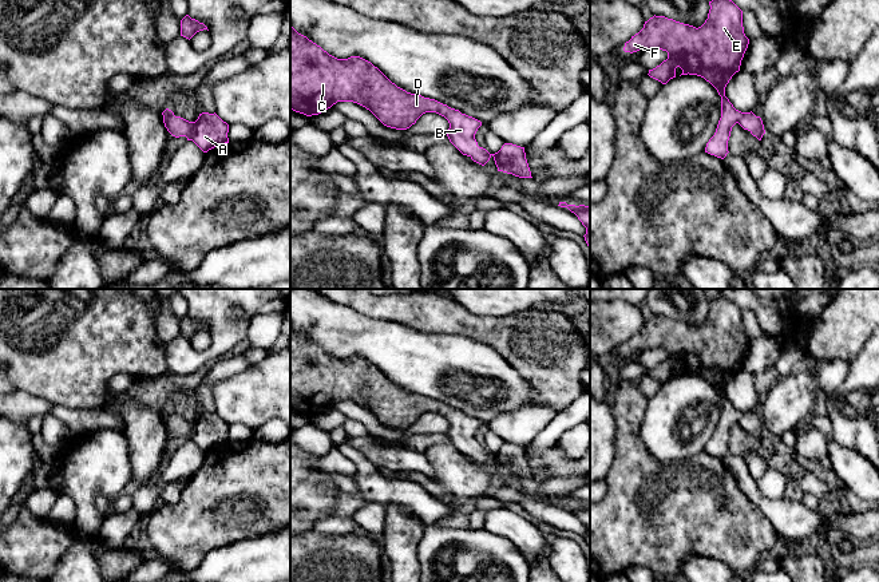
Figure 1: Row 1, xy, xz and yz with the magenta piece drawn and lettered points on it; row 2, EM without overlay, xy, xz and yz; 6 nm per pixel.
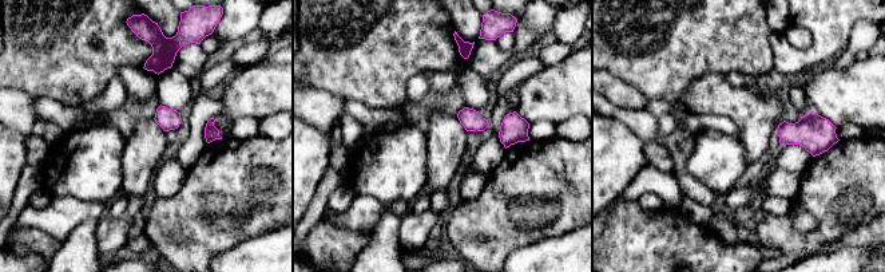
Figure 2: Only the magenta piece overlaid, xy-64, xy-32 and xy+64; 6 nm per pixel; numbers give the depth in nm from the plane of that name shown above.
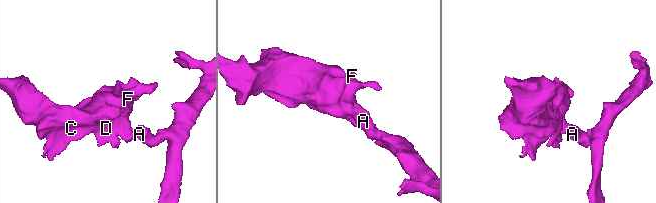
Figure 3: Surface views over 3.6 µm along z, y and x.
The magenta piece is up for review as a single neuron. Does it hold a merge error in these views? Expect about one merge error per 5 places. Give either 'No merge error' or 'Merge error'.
No merge error

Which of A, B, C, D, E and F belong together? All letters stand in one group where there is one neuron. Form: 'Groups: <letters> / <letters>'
Groups: A B C D E F

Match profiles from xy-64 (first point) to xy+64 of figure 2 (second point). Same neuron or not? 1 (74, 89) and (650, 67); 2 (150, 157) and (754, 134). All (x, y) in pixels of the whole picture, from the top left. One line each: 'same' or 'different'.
1: same
2: same

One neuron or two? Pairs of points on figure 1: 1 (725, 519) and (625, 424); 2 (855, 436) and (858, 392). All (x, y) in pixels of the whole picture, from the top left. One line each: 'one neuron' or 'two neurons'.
1: one neuron
2: one neuron

